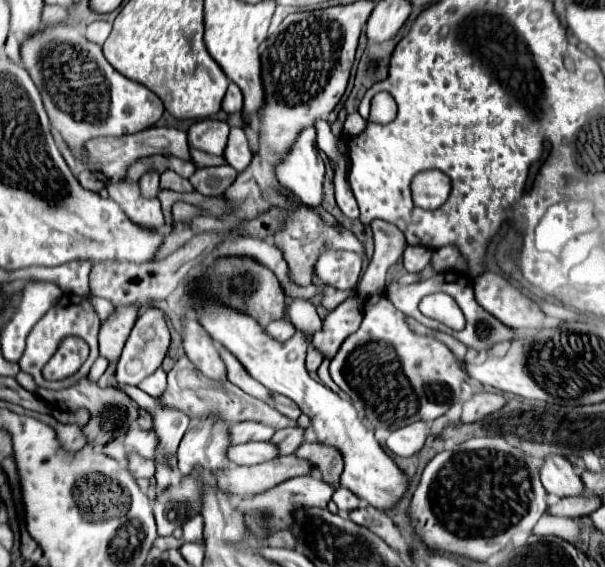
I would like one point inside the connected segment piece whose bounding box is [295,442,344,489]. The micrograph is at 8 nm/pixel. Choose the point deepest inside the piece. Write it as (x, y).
(329, 464)

